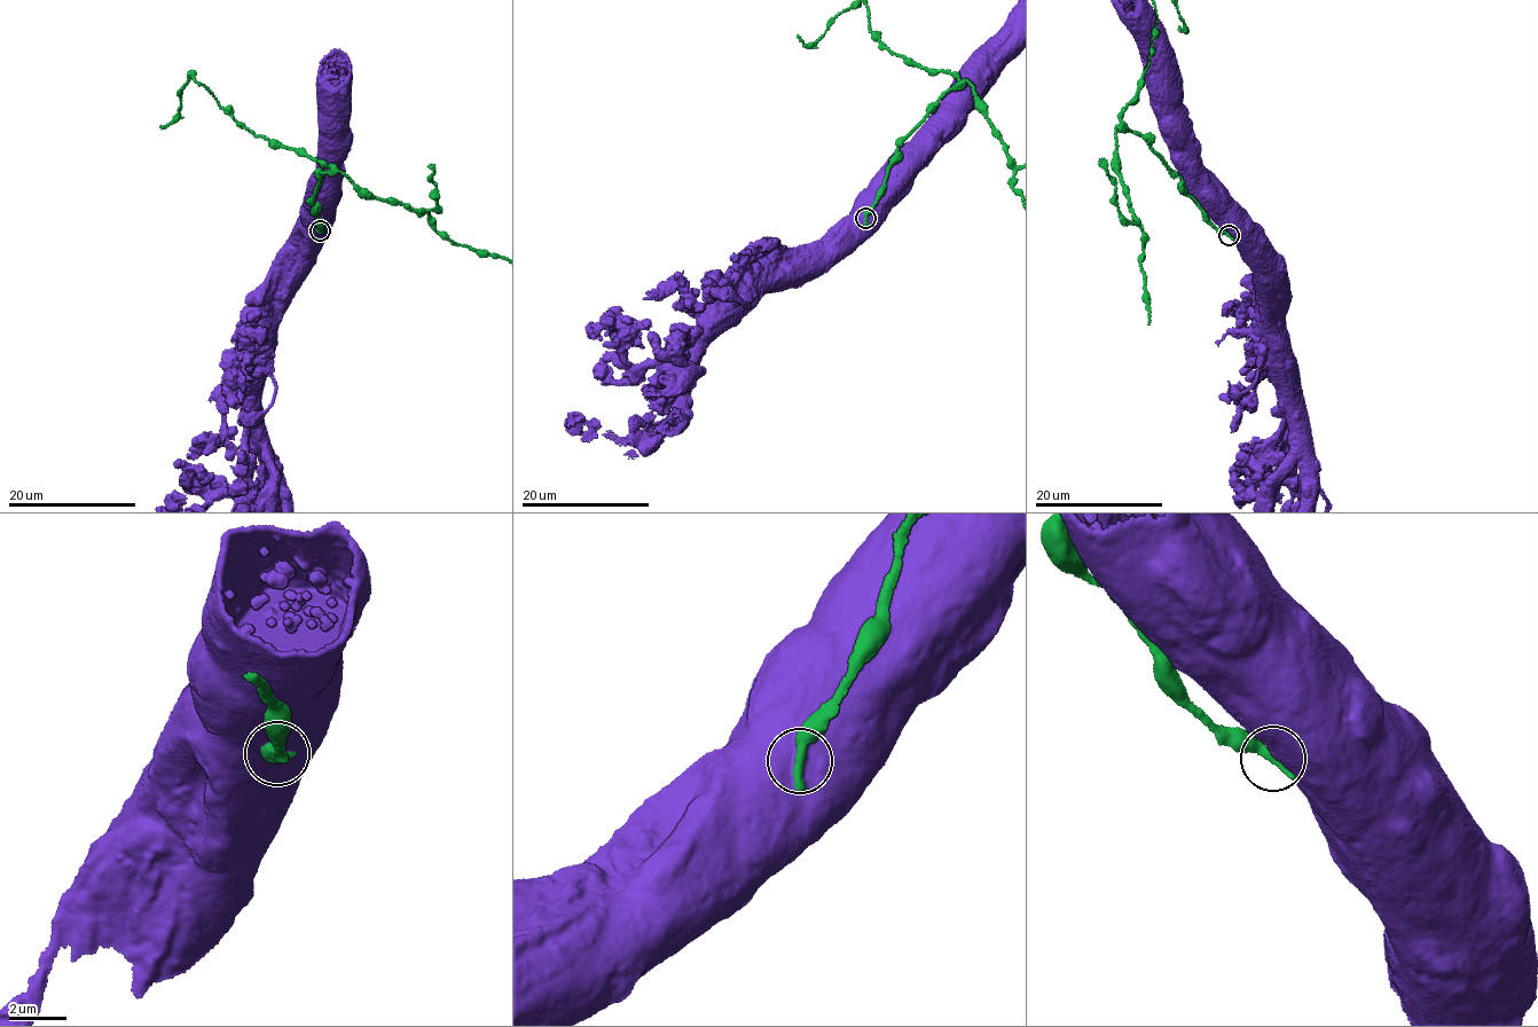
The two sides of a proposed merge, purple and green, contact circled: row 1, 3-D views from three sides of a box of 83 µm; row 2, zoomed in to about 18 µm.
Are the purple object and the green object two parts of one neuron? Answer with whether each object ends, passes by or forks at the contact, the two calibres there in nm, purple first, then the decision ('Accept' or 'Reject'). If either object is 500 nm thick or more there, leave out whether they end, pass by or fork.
Thickness 950 nm (purple) against 440 nm. Reject

